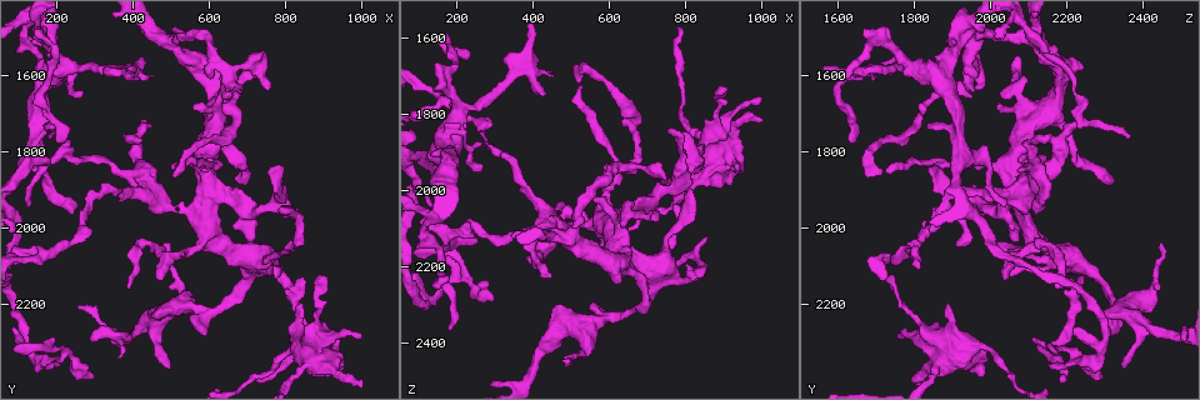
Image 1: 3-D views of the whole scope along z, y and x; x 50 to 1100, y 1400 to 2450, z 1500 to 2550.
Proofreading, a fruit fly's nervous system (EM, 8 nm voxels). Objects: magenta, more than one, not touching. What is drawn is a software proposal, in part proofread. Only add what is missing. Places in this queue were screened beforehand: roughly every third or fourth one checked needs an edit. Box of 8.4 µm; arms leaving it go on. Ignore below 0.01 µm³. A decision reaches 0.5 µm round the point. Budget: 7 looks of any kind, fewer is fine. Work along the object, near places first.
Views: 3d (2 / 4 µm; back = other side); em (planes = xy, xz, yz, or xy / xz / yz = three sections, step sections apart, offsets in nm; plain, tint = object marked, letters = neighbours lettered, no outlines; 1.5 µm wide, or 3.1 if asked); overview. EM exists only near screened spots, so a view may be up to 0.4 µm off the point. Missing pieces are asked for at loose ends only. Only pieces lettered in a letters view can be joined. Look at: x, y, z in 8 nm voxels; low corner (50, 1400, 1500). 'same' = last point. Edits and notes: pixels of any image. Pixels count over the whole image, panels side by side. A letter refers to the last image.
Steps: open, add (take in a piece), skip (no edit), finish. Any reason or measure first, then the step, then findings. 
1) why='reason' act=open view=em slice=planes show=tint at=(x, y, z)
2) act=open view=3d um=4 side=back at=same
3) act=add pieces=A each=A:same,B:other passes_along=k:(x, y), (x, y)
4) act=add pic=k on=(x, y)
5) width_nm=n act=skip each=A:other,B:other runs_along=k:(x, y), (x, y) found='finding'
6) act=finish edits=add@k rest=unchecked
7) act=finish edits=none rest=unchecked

act=open view=3d um=4 at=(1000, 2285, 1765)

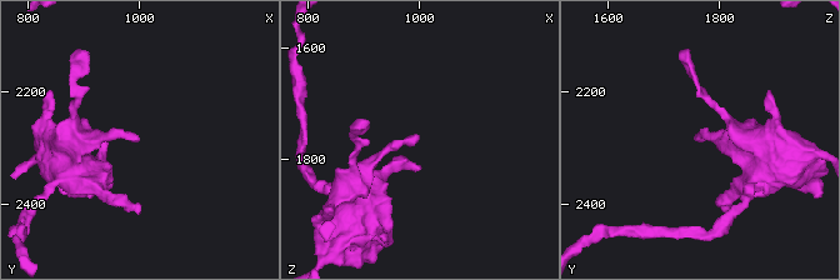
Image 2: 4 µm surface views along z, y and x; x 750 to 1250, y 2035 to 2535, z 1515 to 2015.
why='now the EM' act=open view=em slice=planes show=letters at=(995, 2285, 1760)

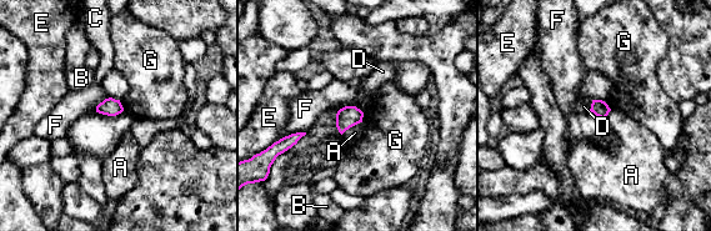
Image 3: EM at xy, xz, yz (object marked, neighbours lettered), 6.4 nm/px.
act=skip each=A:other,B:other,C:other,D:other,E:other,F:other,G:other border=3:(119, 100), (124, 110) found='no lettered piece goes on from it'

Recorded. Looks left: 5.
why='free end' act=open view=em slice=planes show=letters at=(790, 1955, 1850)

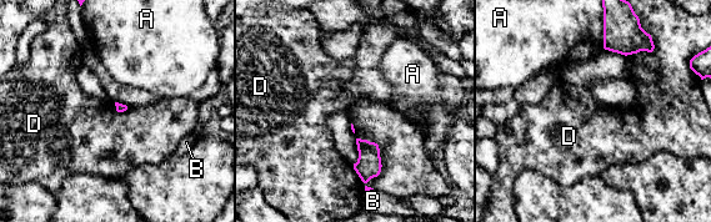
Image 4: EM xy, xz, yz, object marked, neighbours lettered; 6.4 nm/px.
act=skip each=A:other,B:other,D:other border=4:(655, 48), (626, 56) found='none of them fits'

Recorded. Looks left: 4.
why='an open end' act=open view=3d um=4 at=(415, 1770, 2115)

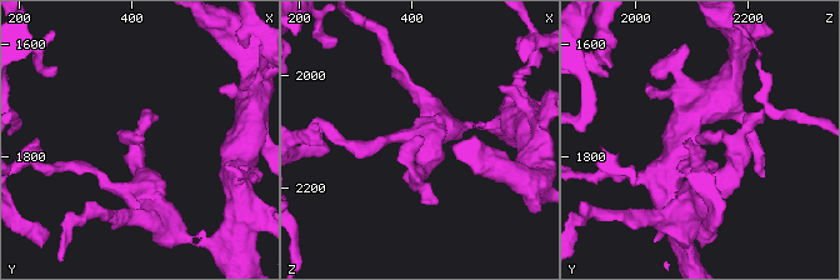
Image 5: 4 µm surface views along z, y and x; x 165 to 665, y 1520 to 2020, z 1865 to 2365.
act=open view=em slice=planes show=letters at=(425, 1770, 2110)

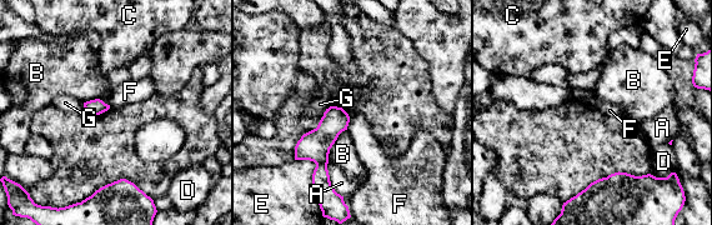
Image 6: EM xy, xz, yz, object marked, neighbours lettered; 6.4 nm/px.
act=skip each=A:other,B:other,C:other,D:other,E:other,F:other,G:other border=6:(350, 120), (346, 129) found='none of them fits'

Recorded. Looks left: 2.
act=finish edits=none rest=unchecked

